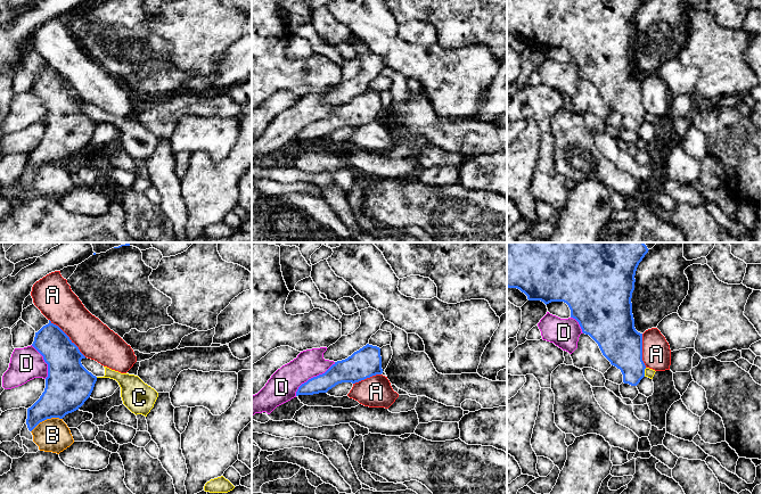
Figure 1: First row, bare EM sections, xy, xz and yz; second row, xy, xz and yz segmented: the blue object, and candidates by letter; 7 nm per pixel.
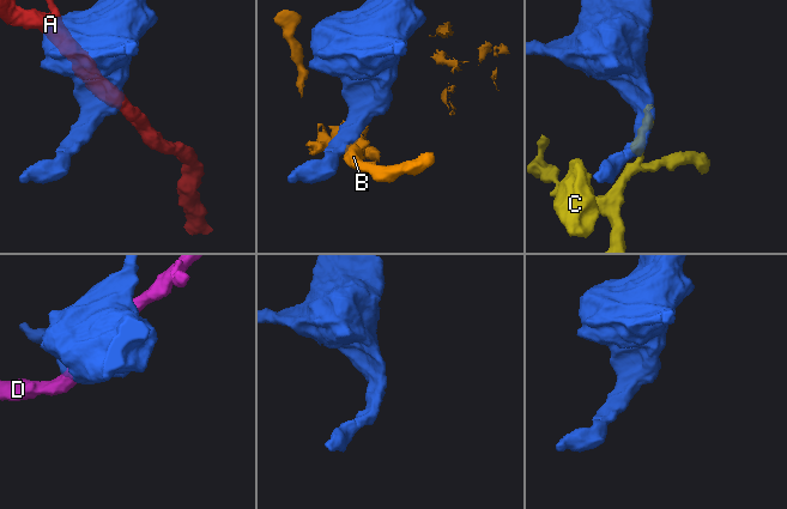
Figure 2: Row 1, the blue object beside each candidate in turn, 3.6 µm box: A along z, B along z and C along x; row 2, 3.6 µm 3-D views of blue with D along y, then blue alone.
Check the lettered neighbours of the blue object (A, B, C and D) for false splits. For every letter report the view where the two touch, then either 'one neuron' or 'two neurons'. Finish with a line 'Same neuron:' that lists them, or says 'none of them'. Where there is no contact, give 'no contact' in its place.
A: xy | two neurons
B: xy | two neurons
C: yz | two neurons
D: xz | two neurons
Same neuron: none of them

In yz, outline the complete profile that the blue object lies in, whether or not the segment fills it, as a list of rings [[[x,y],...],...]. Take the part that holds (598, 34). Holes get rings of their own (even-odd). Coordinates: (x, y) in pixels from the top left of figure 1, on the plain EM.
[[[507,0],[507,32],[517,33],[529,46],[564,47],[571,55],[582,77],[589,80],[599,91],[603,100],[612,110],[621,115],[623,127],[637,131],[645,122],[642,106],[642,79],[634,73],[632,59],[632,38],[634,20],[645,0]]]

